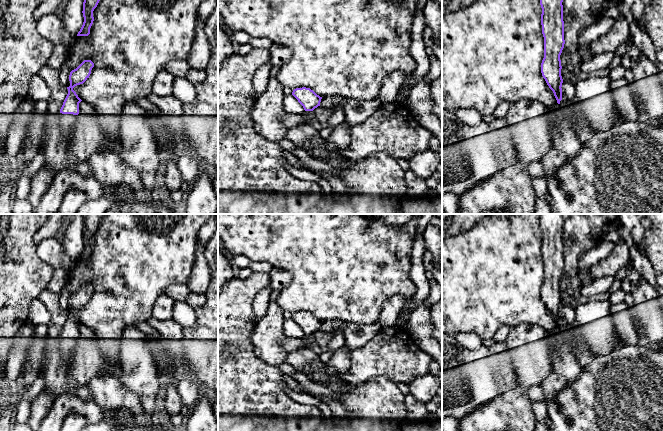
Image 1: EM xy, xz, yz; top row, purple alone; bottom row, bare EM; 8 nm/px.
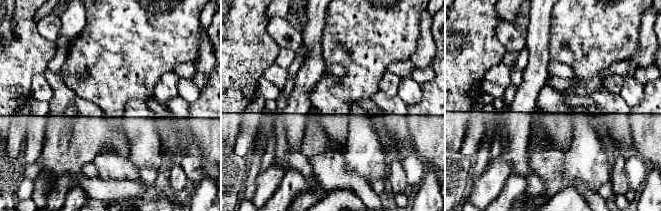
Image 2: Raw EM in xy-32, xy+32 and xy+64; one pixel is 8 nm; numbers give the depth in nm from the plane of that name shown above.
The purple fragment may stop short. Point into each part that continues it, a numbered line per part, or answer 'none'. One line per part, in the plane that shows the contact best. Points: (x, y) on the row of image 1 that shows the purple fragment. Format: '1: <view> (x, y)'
1: xy (67, 121)

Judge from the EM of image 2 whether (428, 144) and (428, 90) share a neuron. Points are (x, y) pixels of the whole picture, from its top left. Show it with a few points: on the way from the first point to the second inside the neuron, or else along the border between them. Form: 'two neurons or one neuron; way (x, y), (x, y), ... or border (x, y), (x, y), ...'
one neuron; way (431, 131), (431, 103)

